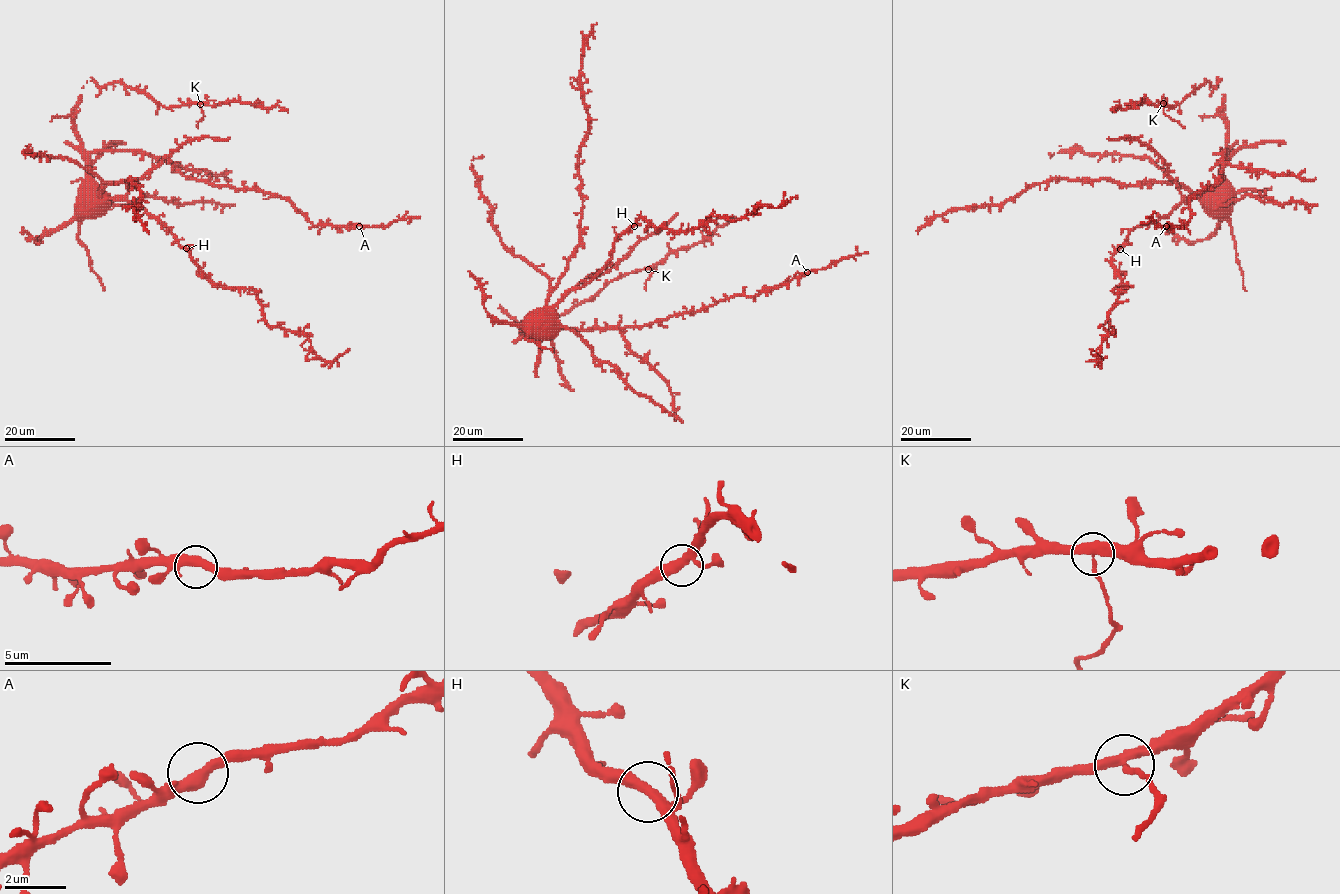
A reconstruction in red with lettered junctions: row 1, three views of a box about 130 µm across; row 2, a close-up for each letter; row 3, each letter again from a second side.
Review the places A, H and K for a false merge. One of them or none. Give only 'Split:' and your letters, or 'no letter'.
Split: K

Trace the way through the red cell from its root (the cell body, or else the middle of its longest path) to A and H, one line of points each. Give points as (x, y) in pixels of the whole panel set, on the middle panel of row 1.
A: (540, 323), (538, 330), (638, 328), (698, 312), (737, 295), (755, 297), (807, 272)
H: (540, 323), (570, 292), (583, 287), (598, 272), (611, 256), (614, 241), (634, 226)

